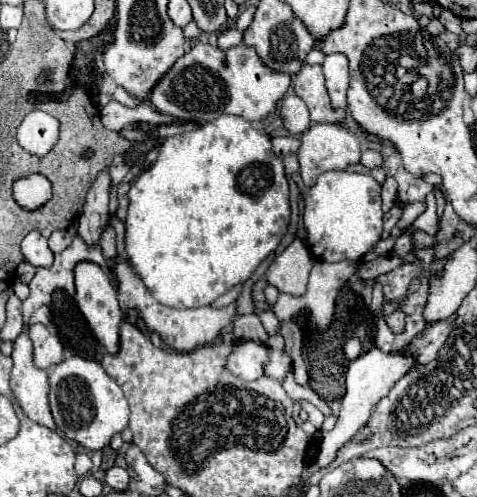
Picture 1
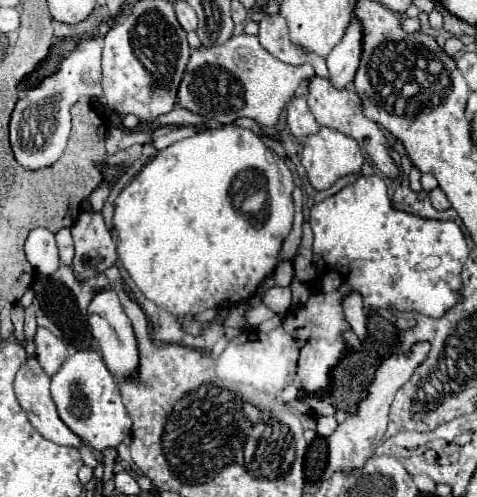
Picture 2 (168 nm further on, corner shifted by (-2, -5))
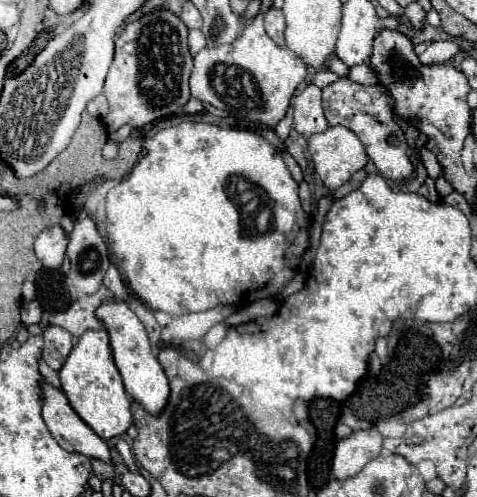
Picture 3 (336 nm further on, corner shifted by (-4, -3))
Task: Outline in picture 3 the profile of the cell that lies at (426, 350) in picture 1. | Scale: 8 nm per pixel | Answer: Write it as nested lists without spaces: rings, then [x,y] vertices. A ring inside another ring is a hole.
[[[378,429],[354,431],[350,437],[340,439],[332,459],[332,473],[344,481],[358,475],[368,461],[378,457],[382,451],[382,435]]]

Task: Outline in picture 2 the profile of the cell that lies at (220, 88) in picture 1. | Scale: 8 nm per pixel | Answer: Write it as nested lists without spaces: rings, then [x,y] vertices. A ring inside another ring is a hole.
[[[242,33],[228,39],[224,45],[196,49],[192,53],[178,87],[178,107],[218,123],[234,123],[240,117],[248,117],[262,127],[274,127],[298,85],[310,77],[314,77],[312,65],[286,65],[270,55],[258,43],[258,37]]]

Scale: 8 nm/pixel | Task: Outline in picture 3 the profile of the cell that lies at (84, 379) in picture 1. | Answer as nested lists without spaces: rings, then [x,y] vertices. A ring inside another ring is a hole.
[[[90,329],[78,339],[76,347],[72,349],[66,363],[60,369],[60,381],[62,381],[62,389],[64,389],[72,409],[104,441],[126,433],[126,429],[132,425],[132,413],[130,413],[132,401],[124,389],[122,375],[112,359],[110,335],[106,329],[98,329],[98,331]]]

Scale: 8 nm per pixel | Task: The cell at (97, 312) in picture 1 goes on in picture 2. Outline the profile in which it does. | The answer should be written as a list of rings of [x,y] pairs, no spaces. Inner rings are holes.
[[[108,289],[108,291],[98,291],[92,299],[92,303],[88,305],[88,323],[92,329],[92,335],[100,347],[102,359],[106,363],[106,367],[110,369],[110,373],[116,379],[124,379],[130,377],[134,373],[134,369],[138,367],[138,347],[136,347],[136,337],[132,331],[132,323],[126,317],[118,295]]]

